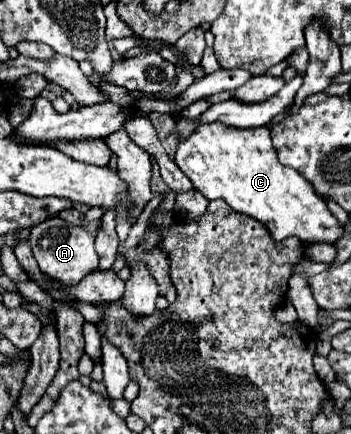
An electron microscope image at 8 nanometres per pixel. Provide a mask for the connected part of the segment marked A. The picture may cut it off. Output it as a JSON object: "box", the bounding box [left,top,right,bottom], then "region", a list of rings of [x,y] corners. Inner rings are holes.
{"box":[28,218,98,286],"region":[[[50,218],[50,220],[34,226],[28,242],[32,246],[32,252],[34,252],[34,258],[40,266],[40,270],[60,284],[76,286],[86,274],[90,274],[98,268],[98,254],[94,250],[94,236],[88,234],[82,226],[68,224],[62,218]]]}

